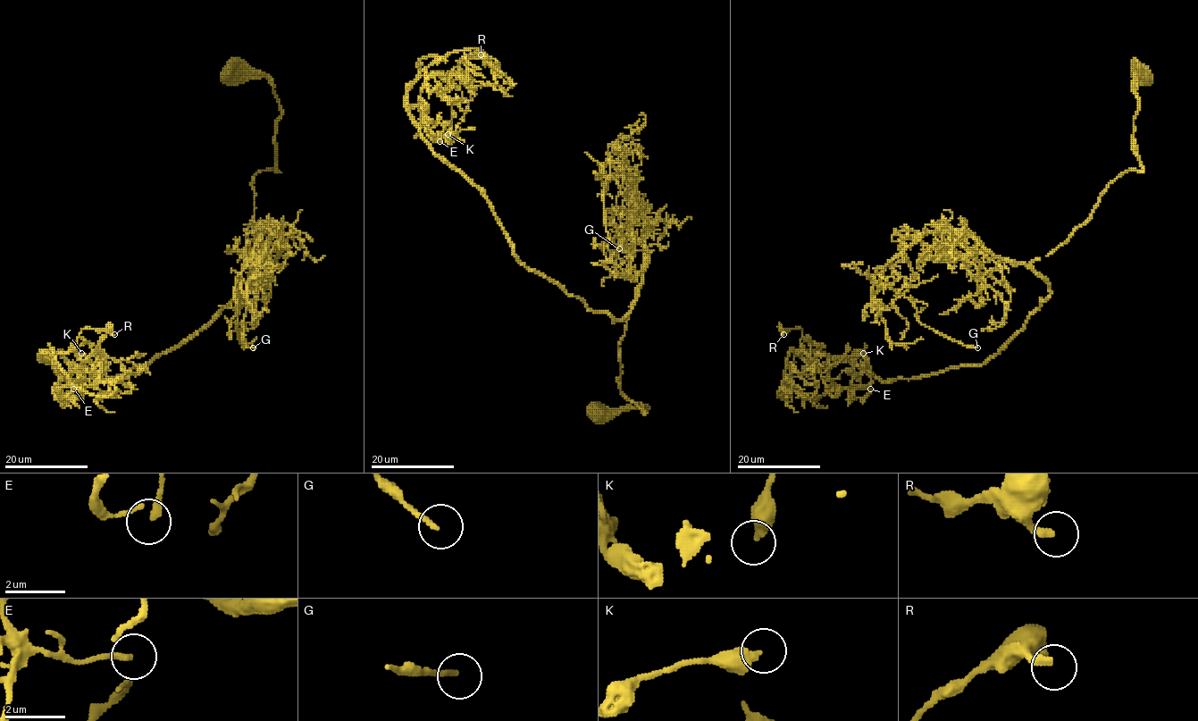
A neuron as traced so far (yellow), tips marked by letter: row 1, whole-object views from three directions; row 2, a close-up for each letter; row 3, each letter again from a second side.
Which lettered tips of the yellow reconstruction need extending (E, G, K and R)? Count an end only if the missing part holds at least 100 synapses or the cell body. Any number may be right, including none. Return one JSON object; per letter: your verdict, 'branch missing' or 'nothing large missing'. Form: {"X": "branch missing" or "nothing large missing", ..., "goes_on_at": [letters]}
{"E": "nothing large missing", "G": "nothing large missing", "K": "nothing large missing", "R": "nothing large missing", "goes_on_at": []}

